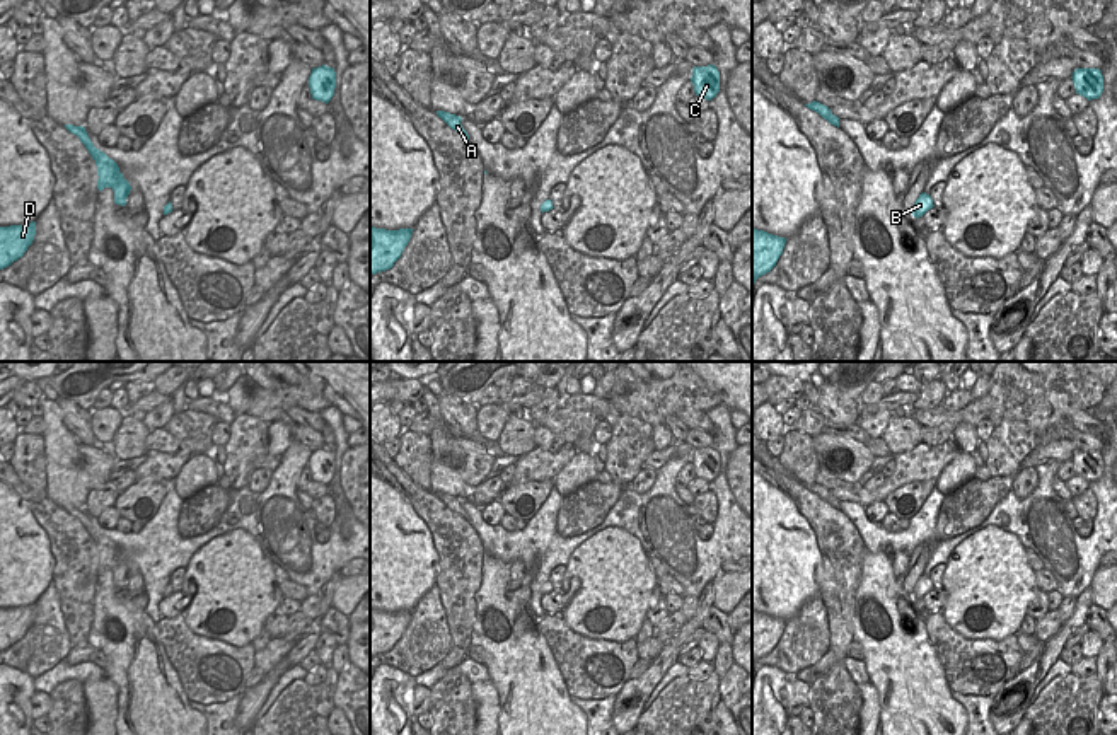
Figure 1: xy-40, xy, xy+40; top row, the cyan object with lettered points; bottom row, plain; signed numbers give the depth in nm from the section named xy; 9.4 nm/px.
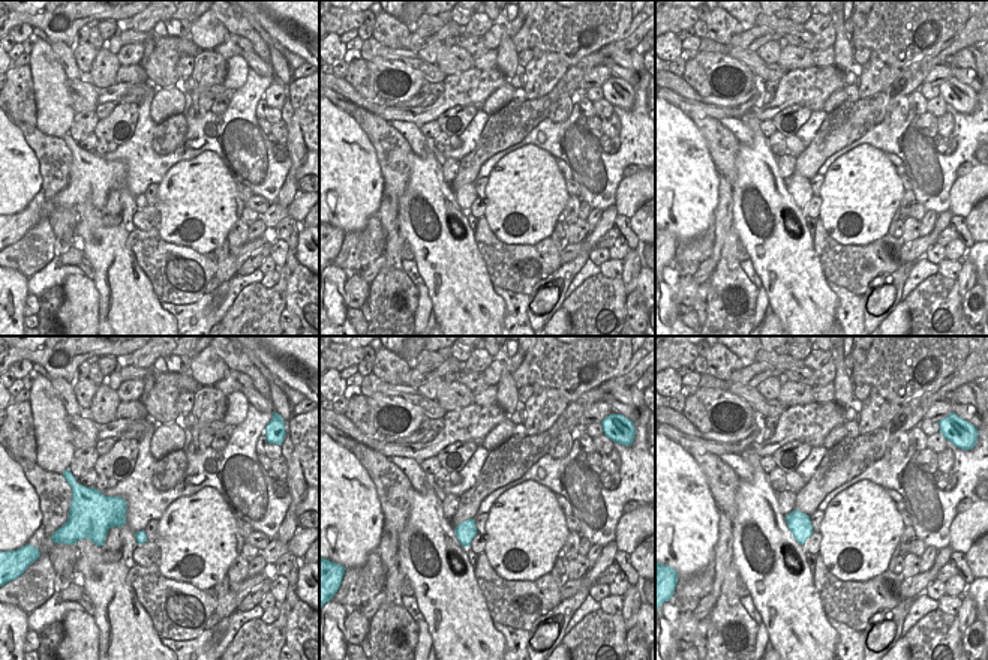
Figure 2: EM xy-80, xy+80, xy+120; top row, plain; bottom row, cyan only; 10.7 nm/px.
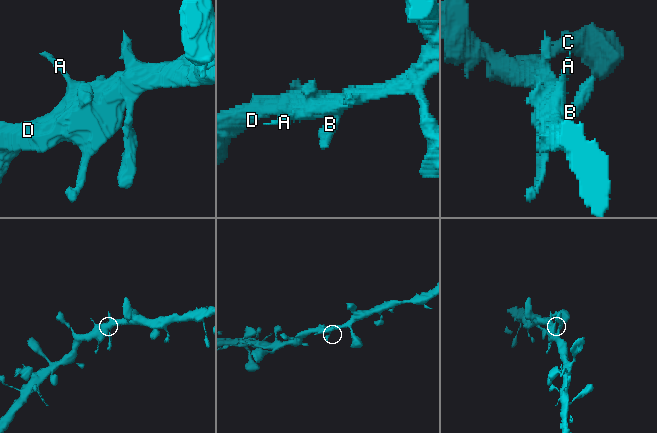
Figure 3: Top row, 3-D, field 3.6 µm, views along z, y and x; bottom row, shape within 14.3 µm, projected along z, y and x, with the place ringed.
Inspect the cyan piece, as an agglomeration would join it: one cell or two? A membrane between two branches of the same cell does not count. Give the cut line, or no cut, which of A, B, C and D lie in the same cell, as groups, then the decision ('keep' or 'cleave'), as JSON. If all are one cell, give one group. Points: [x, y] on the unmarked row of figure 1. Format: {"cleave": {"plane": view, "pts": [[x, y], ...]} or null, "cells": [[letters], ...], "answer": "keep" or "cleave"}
{"cleave": null, "cells": [["A", "B", "C", "D"]], "answer": "keep"}

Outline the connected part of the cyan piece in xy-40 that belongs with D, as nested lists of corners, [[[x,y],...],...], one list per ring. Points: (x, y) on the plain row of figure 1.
[[[36,604],[0,609],[0,651],[24,638],[36,617]]]

